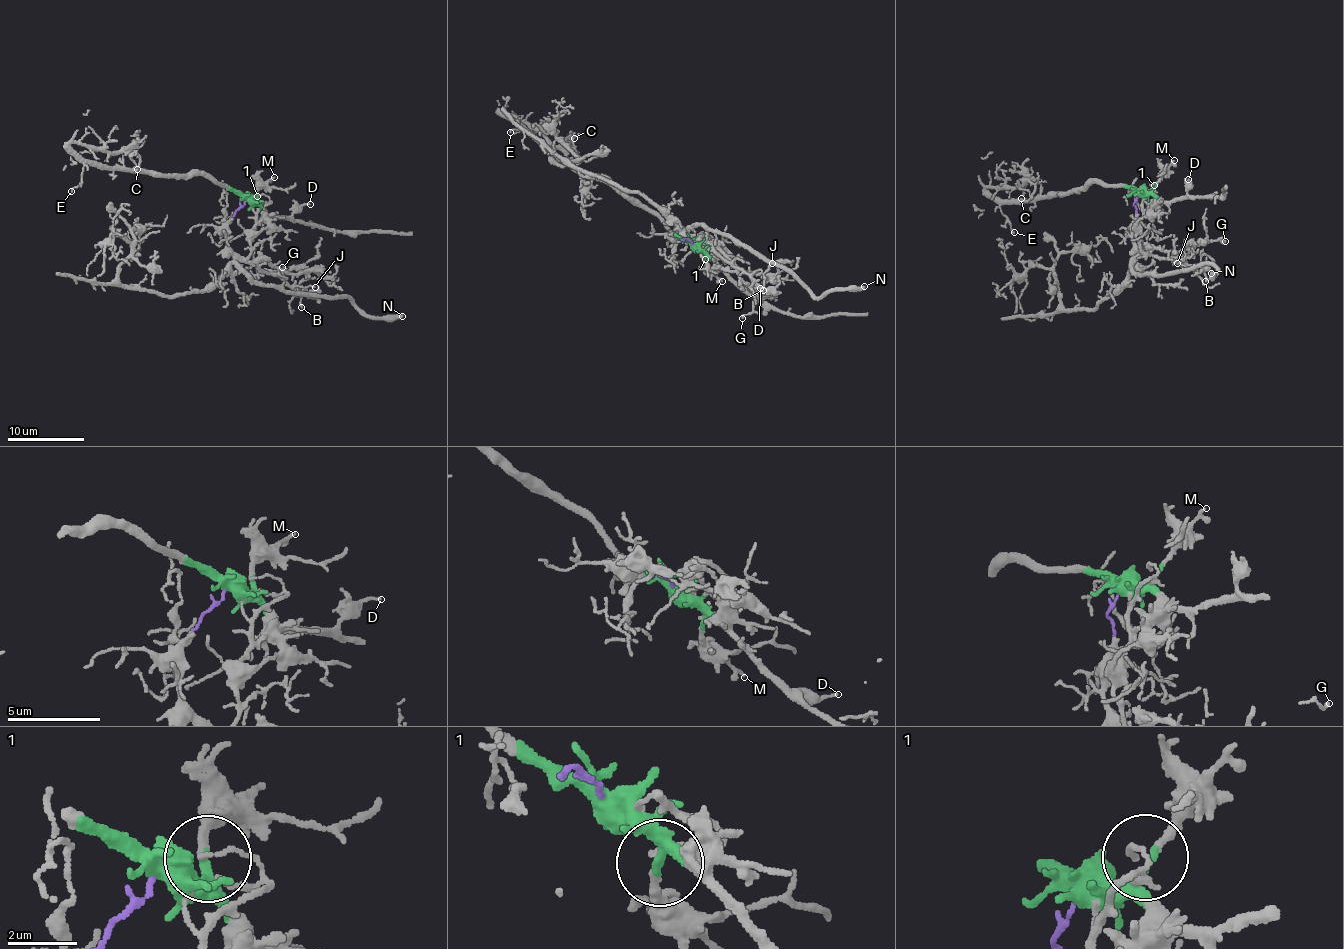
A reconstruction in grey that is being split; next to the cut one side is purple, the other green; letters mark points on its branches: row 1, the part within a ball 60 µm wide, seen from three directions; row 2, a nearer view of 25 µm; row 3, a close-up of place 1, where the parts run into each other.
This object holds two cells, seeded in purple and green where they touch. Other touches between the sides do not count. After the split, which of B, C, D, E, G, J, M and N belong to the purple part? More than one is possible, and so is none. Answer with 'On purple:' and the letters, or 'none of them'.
On purple: B, G, J, N

